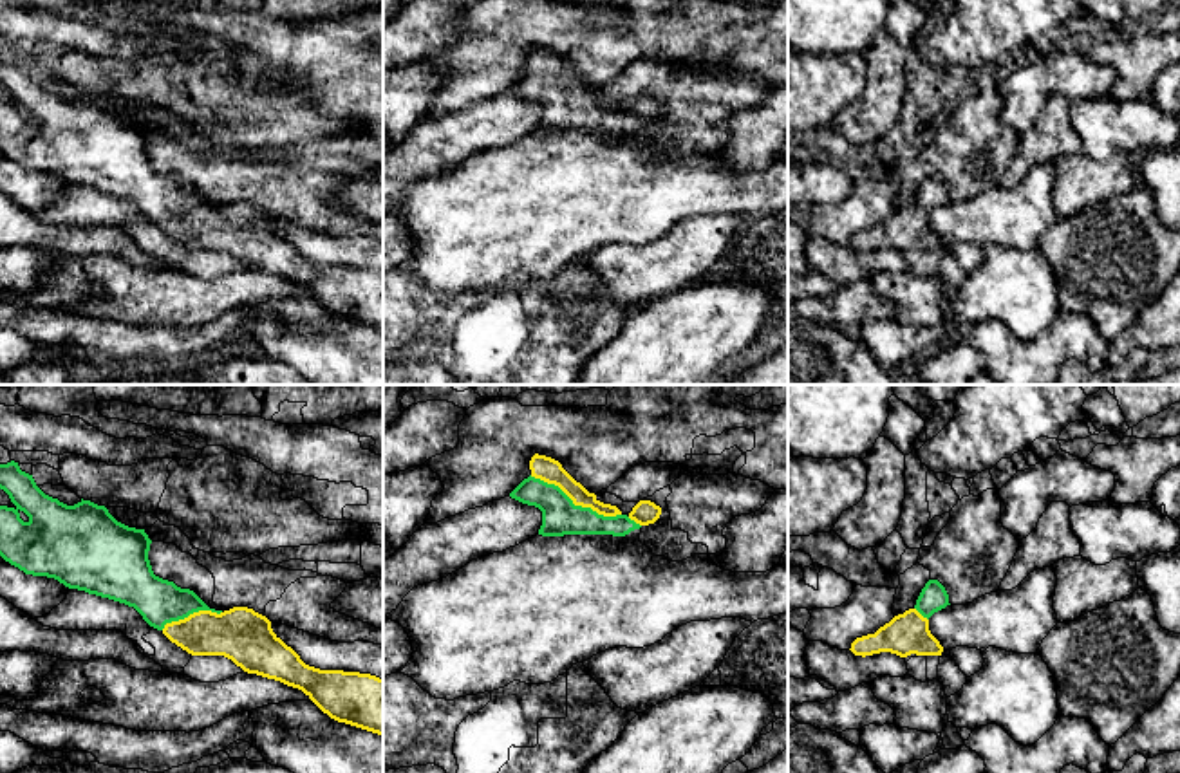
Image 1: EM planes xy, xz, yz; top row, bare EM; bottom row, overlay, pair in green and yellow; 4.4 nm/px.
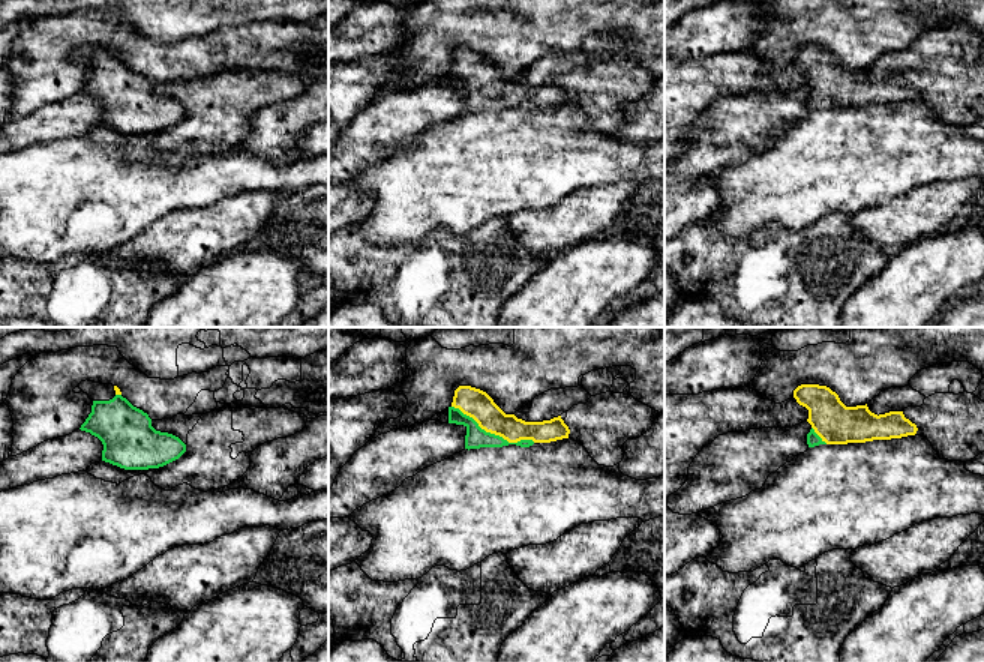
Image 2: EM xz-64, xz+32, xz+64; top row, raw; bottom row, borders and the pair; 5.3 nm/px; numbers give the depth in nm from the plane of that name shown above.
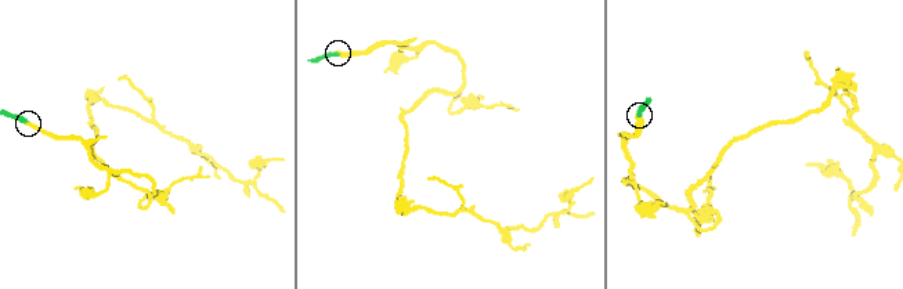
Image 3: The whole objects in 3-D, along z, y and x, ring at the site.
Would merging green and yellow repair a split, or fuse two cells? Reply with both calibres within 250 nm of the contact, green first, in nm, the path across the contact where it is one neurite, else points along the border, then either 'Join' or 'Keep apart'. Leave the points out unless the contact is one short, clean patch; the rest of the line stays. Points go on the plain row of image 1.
Thickness 160 nm (green) against 110 nm. Join

